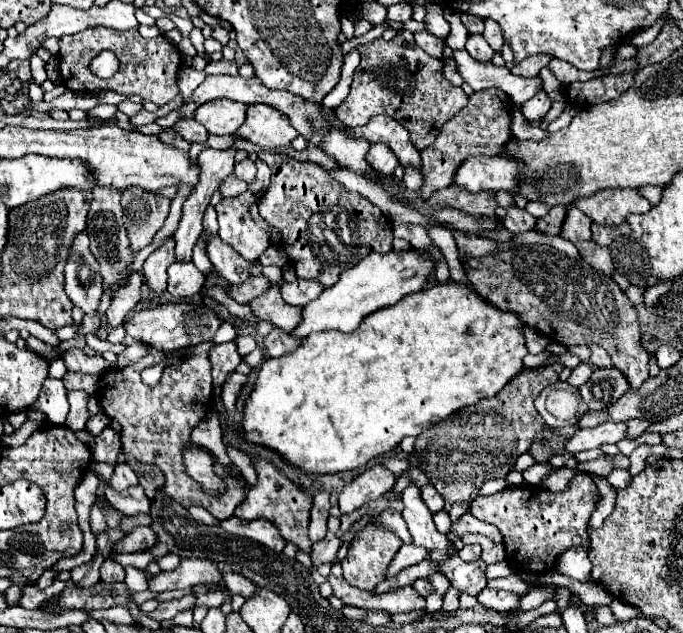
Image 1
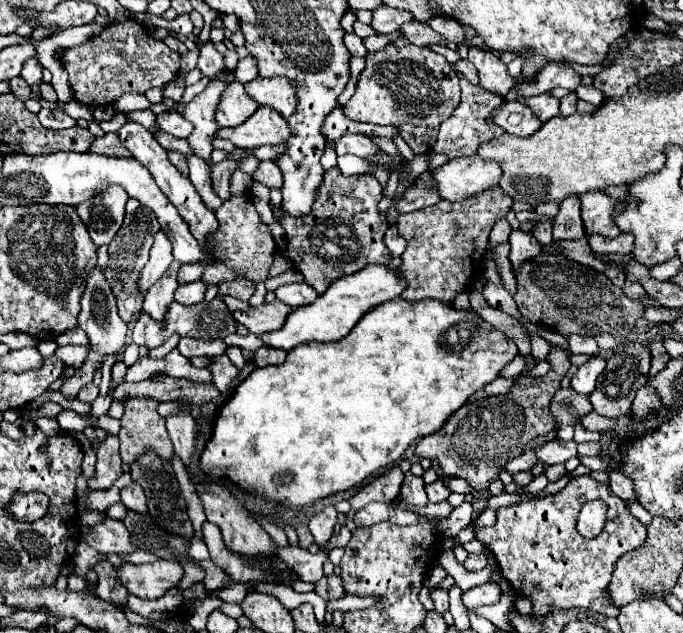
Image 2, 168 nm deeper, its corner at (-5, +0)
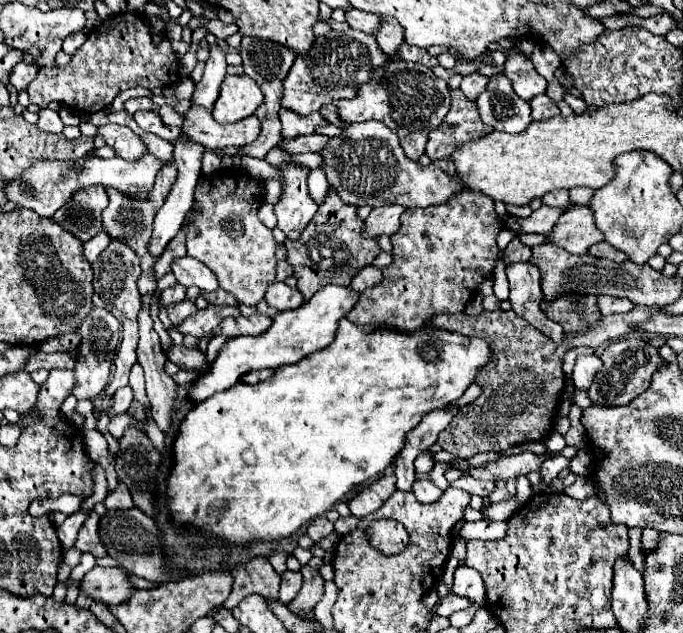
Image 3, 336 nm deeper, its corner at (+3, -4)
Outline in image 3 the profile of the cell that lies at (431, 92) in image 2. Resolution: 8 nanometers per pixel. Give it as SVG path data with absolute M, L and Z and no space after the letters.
M387 62L387 66L381 66L373 72L373 80L369 84L359 86L359 92L353 100L335 102L339 118L345 122L385 122L387 128L399 134L403 150L413 160L419 160L419 156L425 154L429 132L443 122L445 114L449 112L449 104L451 94L447 82L437 78L431 68L411 62Z

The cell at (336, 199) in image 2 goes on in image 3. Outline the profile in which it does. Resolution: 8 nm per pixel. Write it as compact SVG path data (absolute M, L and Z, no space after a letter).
M329 190L325 204L321 204L317 214L313 216L319 218L319 222L313 220L301 234L299 242L291 242L291 240L285 242L287 262L295 270L297 290L303 294L305 300L309 300L317 290L321 290L327 284L349 286L353 276L361 268L369 266L381 252L375 240L361 236L363 220L357 216L355 210L357 210L355 206L347 206L345 202L341 202L335 190Z

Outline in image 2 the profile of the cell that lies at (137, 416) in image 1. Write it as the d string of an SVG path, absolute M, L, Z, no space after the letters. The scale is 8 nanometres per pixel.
M127 398L121 418L121 458L133 464L147 450L155 450L167 462L173 460L173 446L167 434L165 418L157 412L159 402L149 398Z

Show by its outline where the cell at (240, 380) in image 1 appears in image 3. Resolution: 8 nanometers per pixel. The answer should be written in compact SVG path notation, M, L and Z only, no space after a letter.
M169 346L163 350L167 360L177 364L181 370L207 370L207 360L205 354L199 352L197 348L185 348L185 346Z

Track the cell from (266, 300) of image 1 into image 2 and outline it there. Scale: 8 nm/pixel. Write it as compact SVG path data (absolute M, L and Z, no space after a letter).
M275 300L275 302L263 302L257 308L237 310L233 316L239 324L247 326L249 332L253 334L269 334L283 328L291 310L293 310L291 306Z

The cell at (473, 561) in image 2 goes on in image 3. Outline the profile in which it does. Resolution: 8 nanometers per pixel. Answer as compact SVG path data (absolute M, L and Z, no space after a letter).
M461 564L455 570L451 594L469 598L471 602L475 602L479 606L485 606L485 586L483 586L483 580L479 578L477 570L473 570L473 568L465 566L465 564Z

